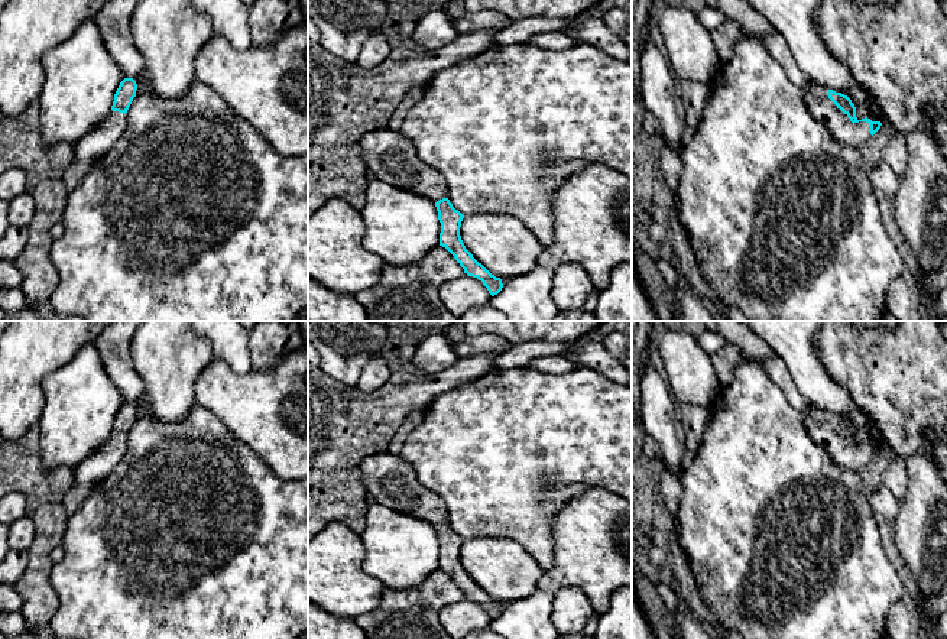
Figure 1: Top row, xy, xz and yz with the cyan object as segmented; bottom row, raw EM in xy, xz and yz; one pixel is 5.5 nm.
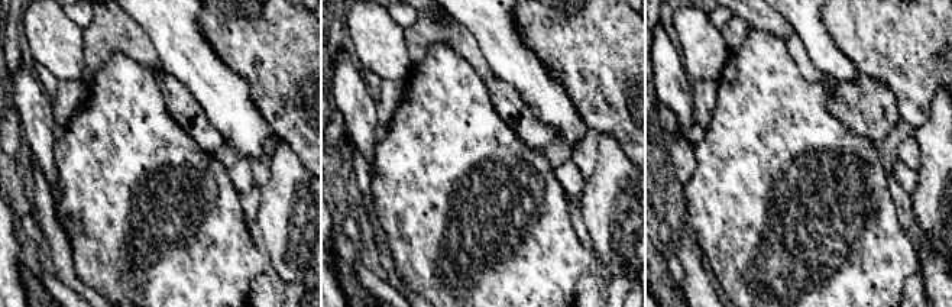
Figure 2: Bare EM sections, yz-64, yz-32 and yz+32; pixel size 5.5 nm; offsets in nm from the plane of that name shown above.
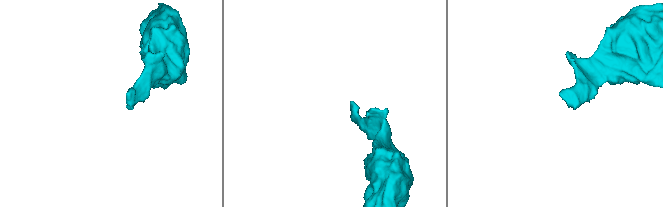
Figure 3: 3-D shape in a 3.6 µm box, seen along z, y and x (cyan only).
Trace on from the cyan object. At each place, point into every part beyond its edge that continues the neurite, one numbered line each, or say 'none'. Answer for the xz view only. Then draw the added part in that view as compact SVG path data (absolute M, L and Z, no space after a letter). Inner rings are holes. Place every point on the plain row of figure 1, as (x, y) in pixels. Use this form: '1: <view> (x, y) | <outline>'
1: xz (389, 479) | M389 451L367 455L360 463L360 473L370 500L434 526L447 522L445 502L419 483L411 463L400 455Z

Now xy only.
1: xy (100, 463) | M111 434L97 451L72 471L75 486L93 487L106 479L123 460L126 447L127 441L124 437Z

